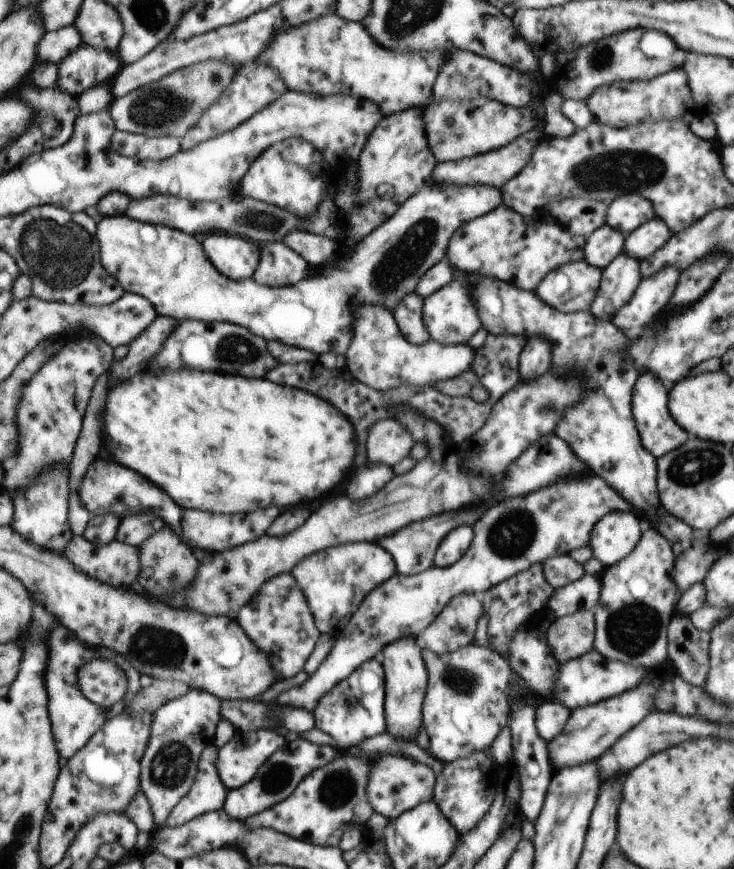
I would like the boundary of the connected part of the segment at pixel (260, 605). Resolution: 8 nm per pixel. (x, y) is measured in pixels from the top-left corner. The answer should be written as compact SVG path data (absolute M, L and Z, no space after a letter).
M291 573L274 576L266 584L266 588L262 588L252 598L252 602L248 602L244 610L239 611L237 618L236 622L247 632L248 638L271 660L272 667L279 676L278 681L294 678L294 675L298 675L304 669L321 634L316 628L306 598L300 592L298 582L292 578Z

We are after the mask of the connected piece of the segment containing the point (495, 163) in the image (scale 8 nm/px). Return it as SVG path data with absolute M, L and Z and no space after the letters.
M533 127L527 134L522 134L522 136L516 138L516 140L512 140L510 144L499 150L472 156L471 158L462 158L456 164L446 161L438 163L436 164L436 168L432 170L432 180L436 184L448 182L448 186L454 186L454 184L456 186L464 186L464 184L468 184L468 186L488 184L488 186L500 188L500 186L506 185L528 166L542 136L544 136L544 132L542 133L536 127Z

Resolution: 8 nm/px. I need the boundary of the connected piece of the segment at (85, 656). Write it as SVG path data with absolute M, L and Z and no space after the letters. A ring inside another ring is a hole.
M56 626L52 634L48 634L48 666L46 666L46 688L48 688L48 702L52 702L52 731L56 730L56 746L60 746L60 756L62 758L72 758L81 749L87 747L96 730L103 727L111 717L117 716L127 709L128 704L135 700L136 694L142 689L140 684L139 670L136 667L129 666L120 654L114 650L88 650L82 644L70 636L70 632L64 626ZM94 658L104 658L104 660L118 661L122 664L122 671L126 674L128 680L128 690L122 700L116 702L113 706L102 708L94 702L90 702L80 686L78 686L78 670L80 666L92 662Z

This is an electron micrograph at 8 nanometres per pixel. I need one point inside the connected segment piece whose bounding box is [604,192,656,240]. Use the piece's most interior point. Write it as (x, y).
(626, 213)

